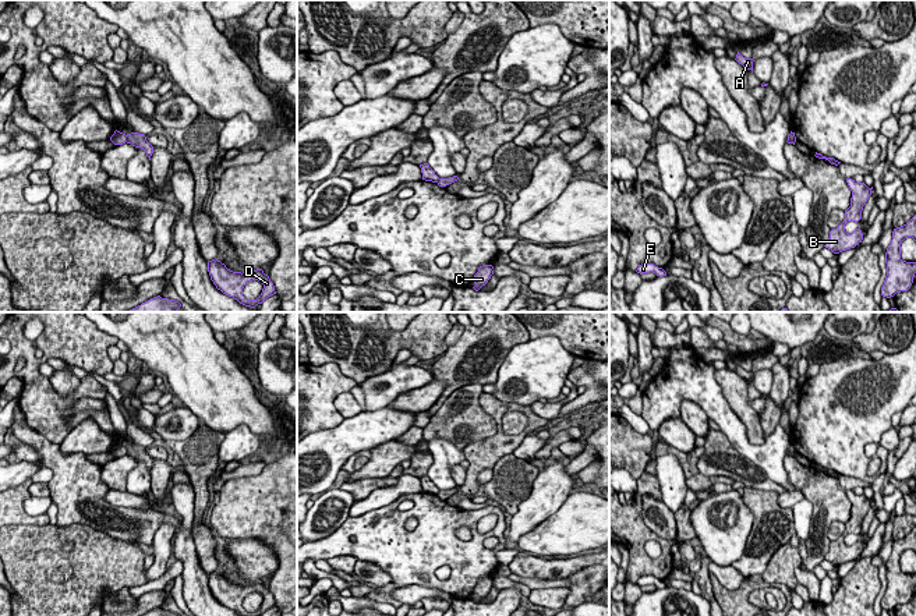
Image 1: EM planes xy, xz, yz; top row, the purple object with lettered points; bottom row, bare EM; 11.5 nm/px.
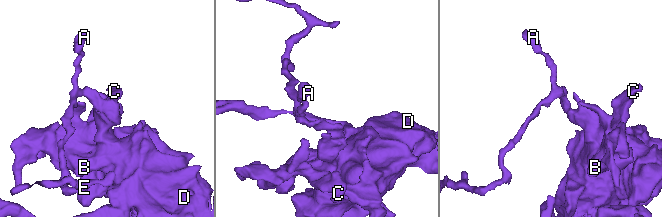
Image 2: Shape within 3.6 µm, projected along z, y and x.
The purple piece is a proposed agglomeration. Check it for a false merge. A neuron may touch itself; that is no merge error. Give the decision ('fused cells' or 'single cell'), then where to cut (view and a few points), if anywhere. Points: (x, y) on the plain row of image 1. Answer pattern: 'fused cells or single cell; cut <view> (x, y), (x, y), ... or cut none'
fused cells; cut xy (126, 448), (127, 453)

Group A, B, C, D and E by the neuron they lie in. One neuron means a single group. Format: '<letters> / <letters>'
A E / B C D

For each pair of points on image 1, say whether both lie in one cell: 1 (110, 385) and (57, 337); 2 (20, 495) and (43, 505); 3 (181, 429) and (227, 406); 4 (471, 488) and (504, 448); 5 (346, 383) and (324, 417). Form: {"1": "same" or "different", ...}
{"1": "different", "2": "different", "3": "different", "4": "same", "5": "same"}

